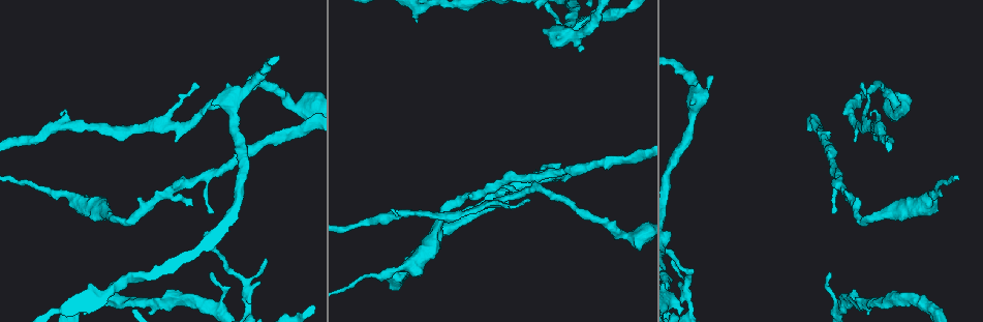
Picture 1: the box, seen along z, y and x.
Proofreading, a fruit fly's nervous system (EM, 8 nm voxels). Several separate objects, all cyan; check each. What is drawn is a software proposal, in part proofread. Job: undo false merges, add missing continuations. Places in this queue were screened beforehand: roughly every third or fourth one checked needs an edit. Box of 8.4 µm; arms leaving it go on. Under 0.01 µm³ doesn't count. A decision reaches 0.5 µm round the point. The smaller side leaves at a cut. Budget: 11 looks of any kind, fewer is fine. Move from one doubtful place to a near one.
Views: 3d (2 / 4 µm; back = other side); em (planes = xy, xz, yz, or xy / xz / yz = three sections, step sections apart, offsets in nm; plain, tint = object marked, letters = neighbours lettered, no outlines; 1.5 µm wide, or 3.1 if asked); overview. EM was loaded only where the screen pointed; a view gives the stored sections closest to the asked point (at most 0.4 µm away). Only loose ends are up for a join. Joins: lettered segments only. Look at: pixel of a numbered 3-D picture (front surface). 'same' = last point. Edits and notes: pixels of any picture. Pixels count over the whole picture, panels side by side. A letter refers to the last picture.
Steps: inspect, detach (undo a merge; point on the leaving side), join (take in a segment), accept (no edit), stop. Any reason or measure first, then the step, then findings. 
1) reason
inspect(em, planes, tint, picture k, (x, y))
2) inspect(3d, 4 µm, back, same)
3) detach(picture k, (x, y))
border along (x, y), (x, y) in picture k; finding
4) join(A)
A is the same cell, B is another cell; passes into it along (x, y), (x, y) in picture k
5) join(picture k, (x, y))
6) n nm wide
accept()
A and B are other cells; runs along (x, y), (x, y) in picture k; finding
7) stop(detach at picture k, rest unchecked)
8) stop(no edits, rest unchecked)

free end
inspect(em, planes, letters, picture 1, (527, 201))

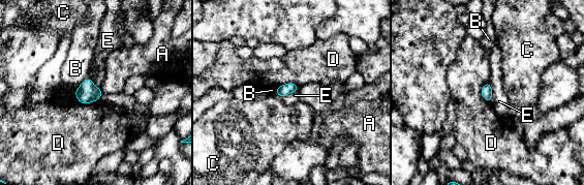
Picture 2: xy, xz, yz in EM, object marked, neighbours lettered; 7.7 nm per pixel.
D touches over 220 nm
accept()
A, B, C, D and E are other cells; border along (488, 81), (491, 87), (491, 101) in picture 2; none of them fits

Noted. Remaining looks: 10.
sudden change in width
inspect(em, planes, letters, picture 1, (635, 237))

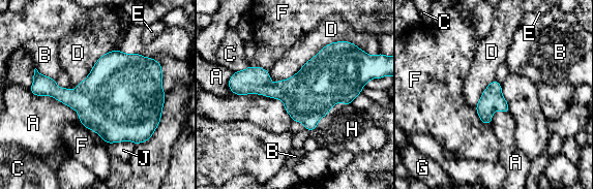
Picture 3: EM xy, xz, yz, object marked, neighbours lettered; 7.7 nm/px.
accept()
A, B, C, D, E, F, G, H and J are other cells; border along (358, 46), (329, 42), (275, 82) in picture 3; continuous, no second neuron

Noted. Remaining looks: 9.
sharp bend
inspect(3d, 2 µm, picture 1, (245, 304))

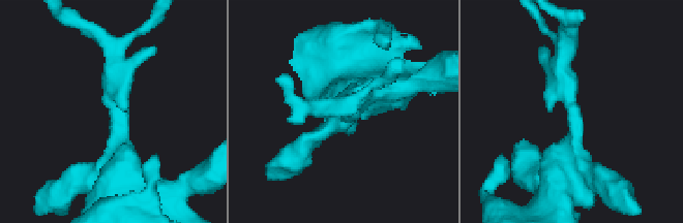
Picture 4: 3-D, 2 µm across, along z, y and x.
3 arms
inspect(em, yz, step 8, plain, picture 4, (573, 118))

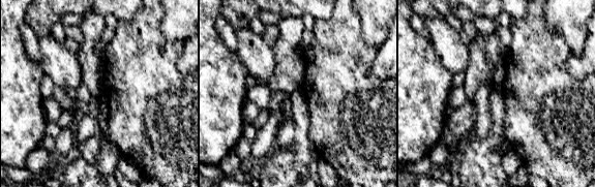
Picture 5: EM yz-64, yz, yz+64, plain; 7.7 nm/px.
inspect(em, yz, step 8, letters, same)

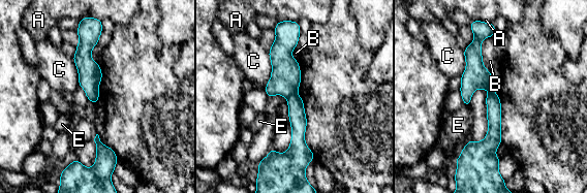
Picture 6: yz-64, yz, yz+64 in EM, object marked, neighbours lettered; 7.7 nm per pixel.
detach(picture 6, (298, 119))
A, B, C and E are other cells; the part that leaves runs along (295, 96), (298, 157), (289, 174) in picture 6; two neurons meet here

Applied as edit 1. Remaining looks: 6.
see it whole again
inspect(overview)

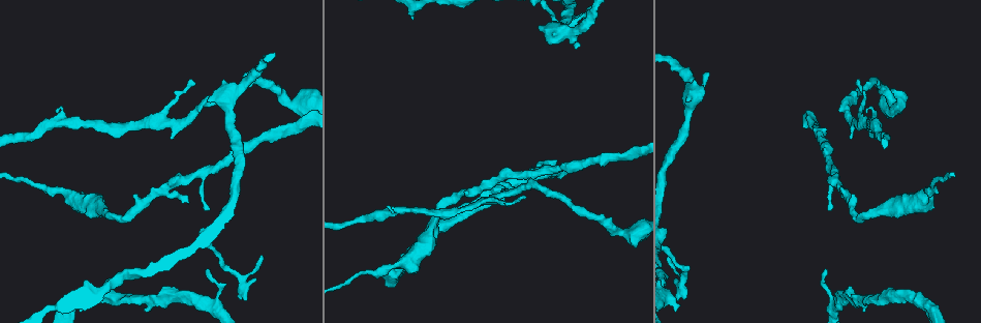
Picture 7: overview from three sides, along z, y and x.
thin end
inspect(em, yz, step 8, letters, picture 7, (536, 166))

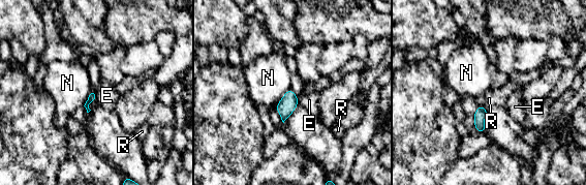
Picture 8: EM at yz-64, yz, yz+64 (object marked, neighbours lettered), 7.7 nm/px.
cut it another way
inspect(em, planes, letters, same)

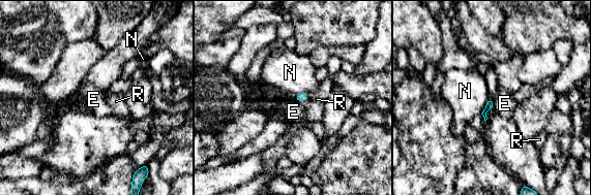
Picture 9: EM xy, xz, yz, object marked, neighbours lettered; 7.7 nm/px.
accept()
E, N and R are other cells; border along (493, 100), (495, 107) in picture 9; no lettered segment goes on from it

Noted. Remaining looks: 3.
stop(detach at picture 6, rest unchecked)

